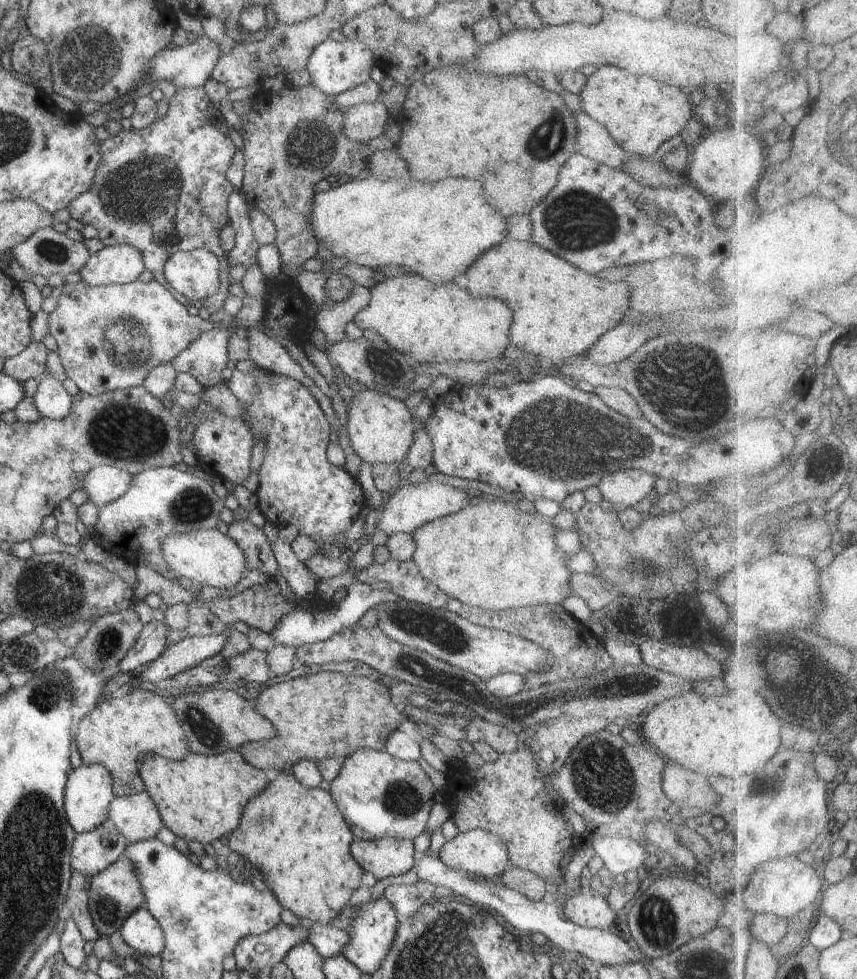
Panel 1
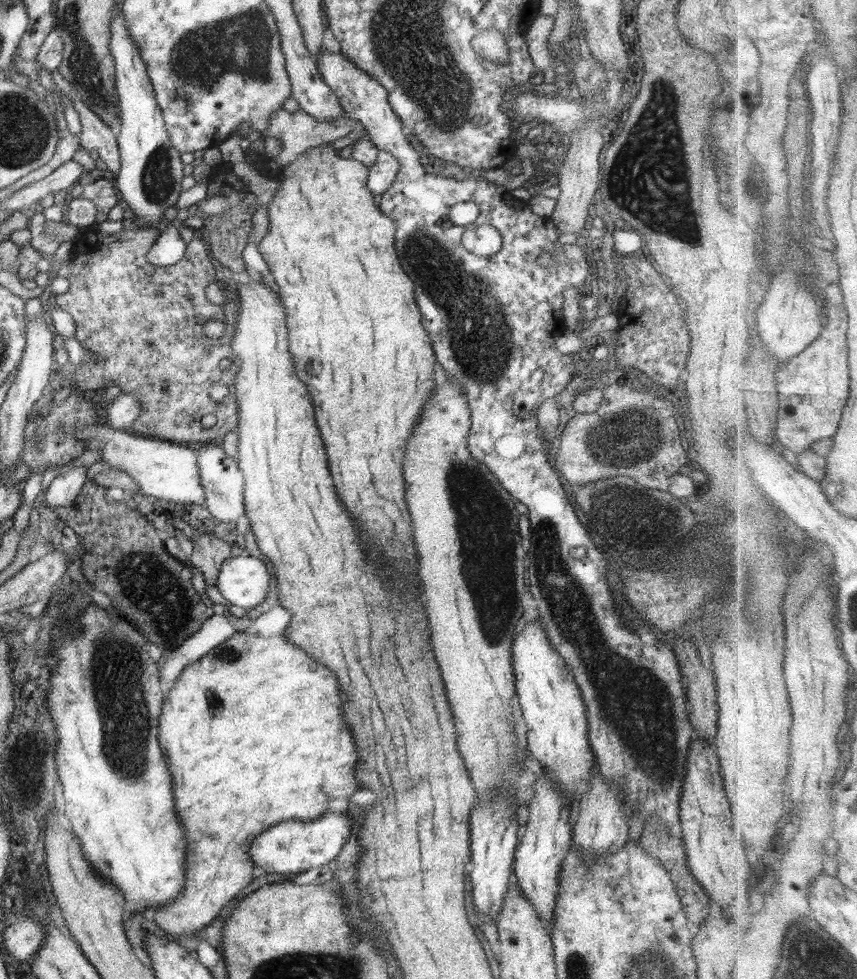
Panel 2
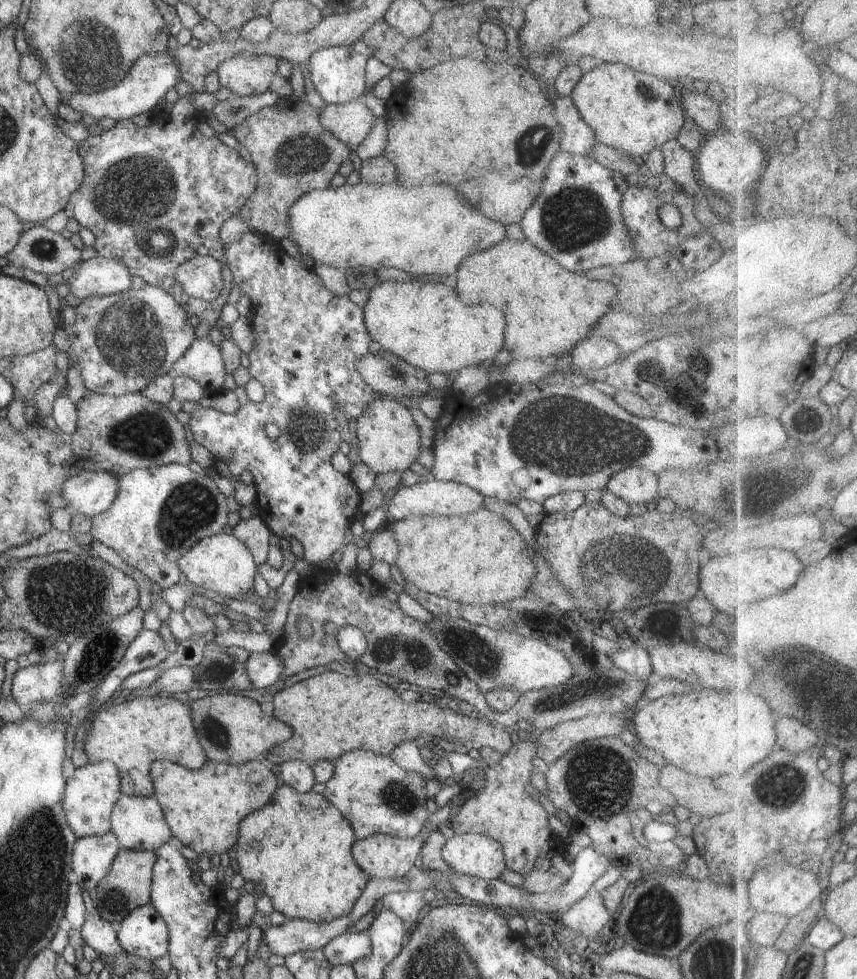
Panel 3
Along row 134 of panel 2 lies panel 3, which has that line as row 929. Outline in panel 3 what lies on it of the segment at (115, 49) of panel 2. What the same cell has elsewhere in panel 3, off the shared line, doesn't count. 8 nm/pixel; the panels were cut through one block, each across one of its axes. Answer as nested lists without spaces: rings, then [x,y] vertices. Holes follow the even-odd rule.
[[[150,903],[130,911],[120,923],[117,937],[126,953],[148,960],[162,958],[169,951],[167,922]]]

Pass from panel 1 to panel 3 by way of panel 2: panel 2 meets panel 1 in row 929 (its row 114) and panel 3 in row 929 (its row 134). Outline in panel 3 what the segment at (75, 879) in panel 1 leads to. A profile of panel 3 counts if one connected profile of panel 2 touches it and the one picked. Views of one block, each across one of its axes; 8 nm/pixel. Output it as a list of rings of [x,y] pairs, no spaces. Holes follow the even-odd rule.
[[[84,890],[83,899],[86,914],[79,932],[85,944],[94,948],[102,956],[116,958],[120,954],[124,954],[123,948],[119,945],[116,930],[105,918],[100,916],[94,901]]]

